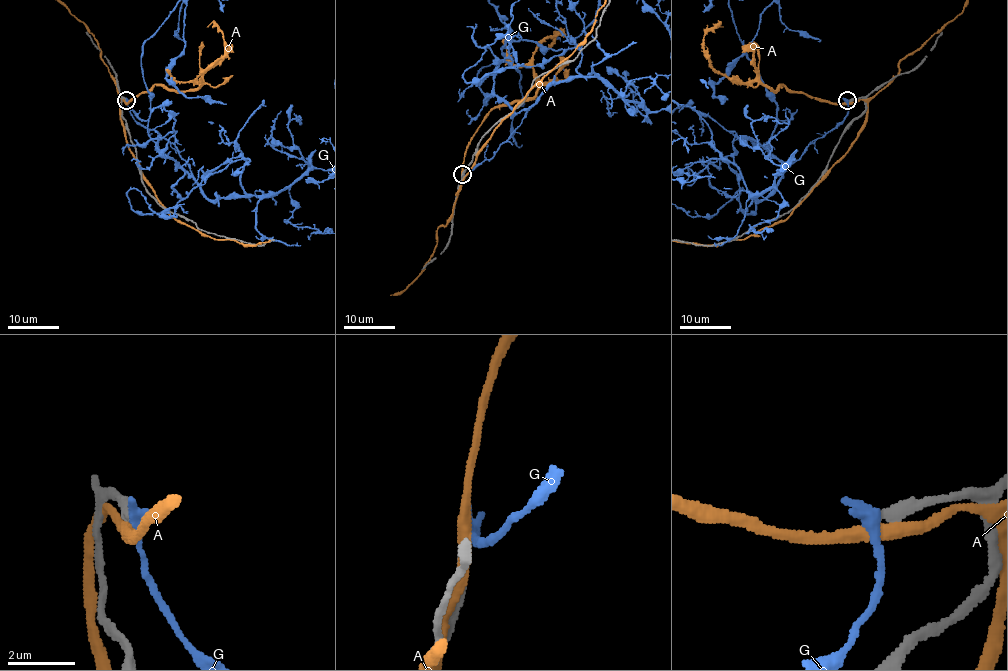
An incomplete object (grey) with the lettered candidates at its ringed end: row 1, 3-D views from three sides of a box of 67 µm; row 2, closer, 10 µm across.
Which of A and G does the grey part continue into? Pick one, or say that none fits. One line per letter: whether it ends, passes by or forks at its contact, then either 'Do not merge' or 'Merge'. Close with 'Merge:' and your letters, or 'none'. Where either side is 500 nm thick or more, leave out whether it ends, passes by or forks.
A: It passes by. Do not merge
G: It ends there. Do not merge
Merge: none

